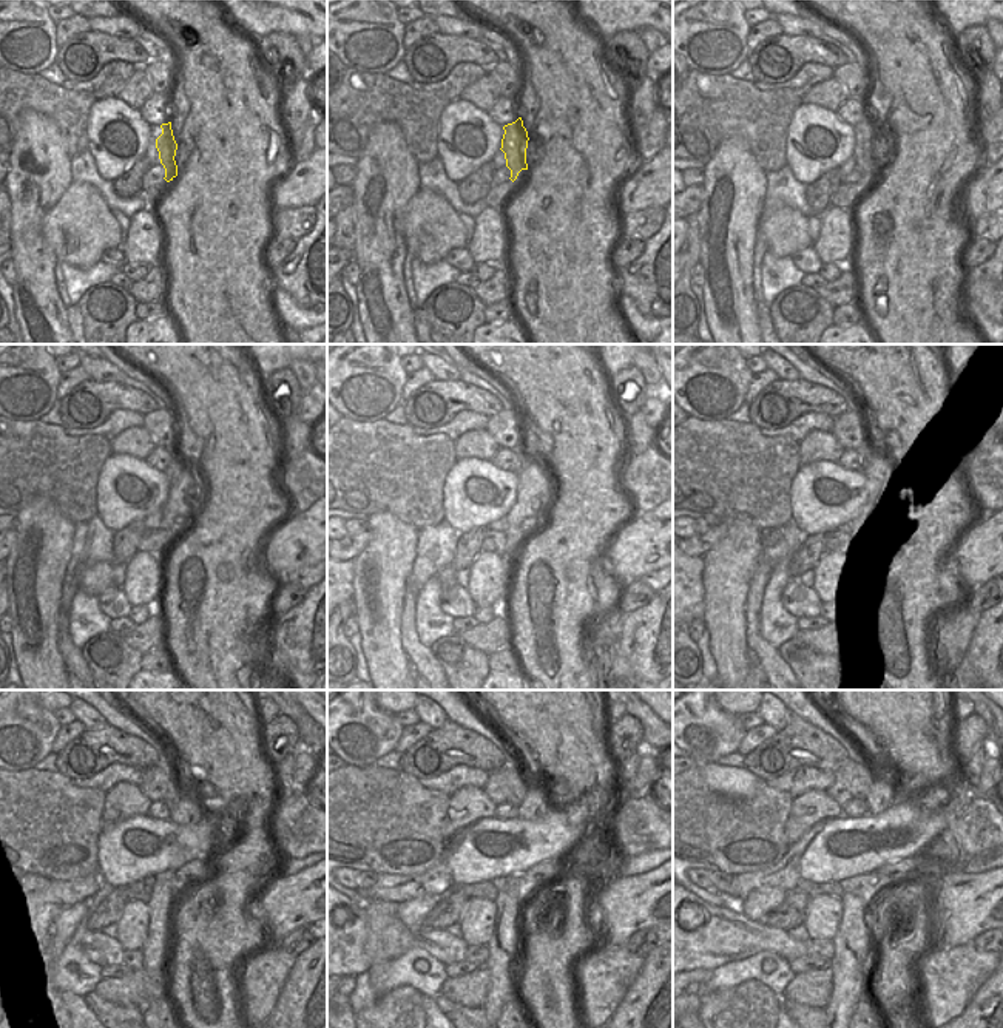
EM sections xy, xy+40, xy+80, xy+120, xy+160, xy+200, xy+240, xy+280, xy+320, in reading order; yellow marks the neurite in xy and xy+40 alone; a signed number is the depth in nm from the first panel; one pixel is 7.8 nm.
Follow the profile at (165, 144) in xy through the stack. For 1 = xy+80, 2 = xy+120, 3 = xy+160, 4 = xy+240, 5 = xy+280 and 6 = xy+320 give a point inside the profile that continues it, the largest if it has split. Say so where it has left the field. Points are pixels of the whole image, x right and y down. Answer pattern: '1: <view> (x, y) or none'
1: xy+80 (869, 136)
2: xy+120 (185, 483)
3: xy+160 (534, 488)
4: xy+240 (158, 948)
5: xy+280 (505, 963)
6: xy+320 (854, 960)

